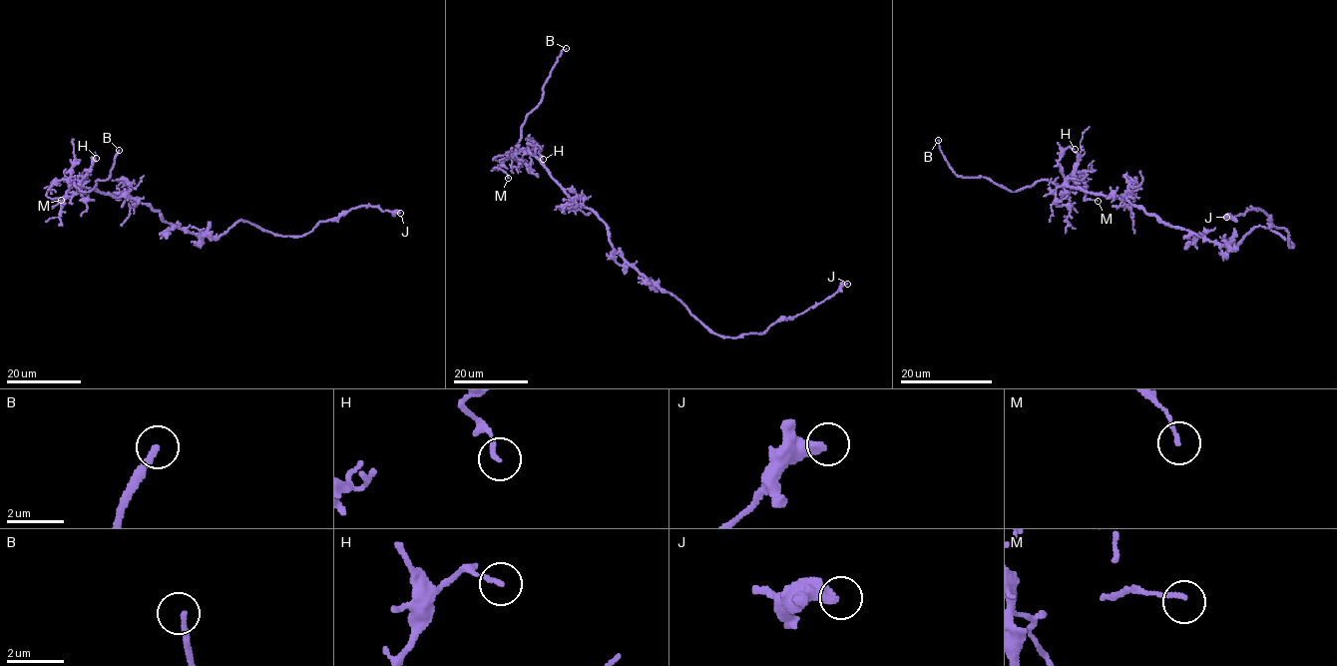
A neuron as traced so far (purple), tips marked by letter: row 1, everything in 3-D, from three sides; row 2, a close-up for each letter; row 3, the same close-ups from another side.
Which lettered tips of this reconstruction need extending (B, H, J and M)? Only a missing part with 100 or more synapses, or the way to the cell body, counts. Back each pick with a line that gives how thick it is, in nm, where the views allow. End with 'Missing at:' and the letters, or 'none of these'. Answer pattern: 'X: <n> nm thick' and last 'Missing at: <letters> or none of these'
B: 220 nm thick
Missing at: B

